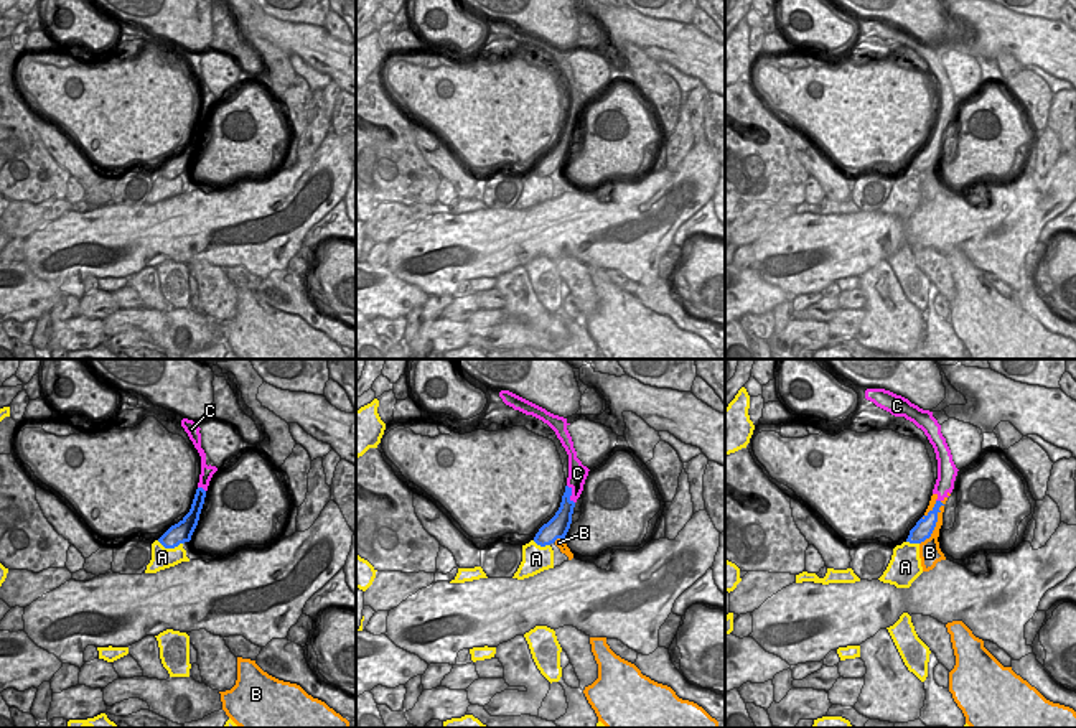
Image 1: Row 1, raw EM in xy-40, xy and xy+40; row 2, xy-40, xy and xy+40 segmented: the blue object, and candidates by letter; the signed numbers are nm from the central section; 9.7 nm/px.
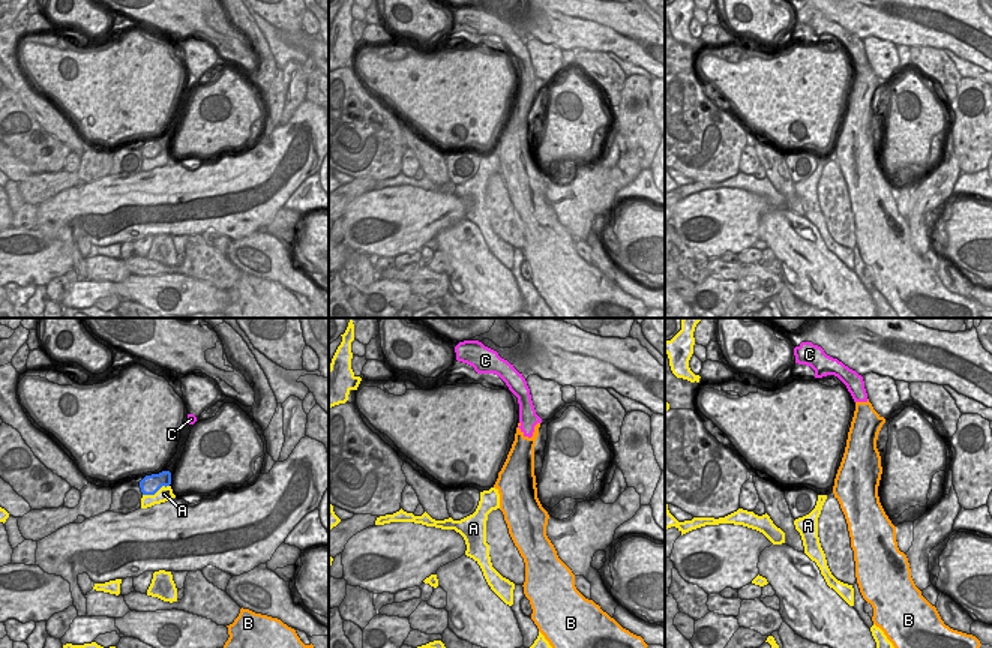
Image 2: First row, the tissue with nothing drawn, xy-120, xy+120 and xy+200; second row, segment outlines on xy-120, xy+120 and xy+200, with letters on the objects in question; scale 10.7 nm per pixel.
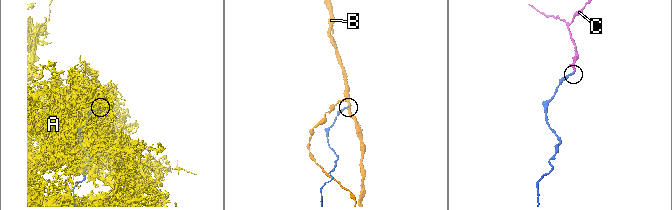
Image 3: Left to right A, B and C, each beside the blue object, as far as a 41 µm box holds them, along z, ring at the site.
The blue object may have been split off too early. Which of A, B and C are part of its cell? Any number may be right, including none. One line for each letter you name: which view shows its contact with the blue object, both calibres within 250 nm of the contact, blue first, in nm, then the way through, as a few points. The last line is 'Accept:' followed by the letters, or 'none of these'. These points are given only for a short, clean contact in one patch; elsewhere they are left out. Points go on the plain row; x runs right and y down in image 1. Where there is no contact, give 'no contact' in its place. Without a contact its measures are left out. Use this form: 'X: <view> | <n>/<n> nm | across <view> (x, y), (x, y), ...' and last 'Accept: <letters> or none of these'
C: xy | 170/190 nm | across xy (562, 149), (570, 126), (577, 104)
Accept: C

